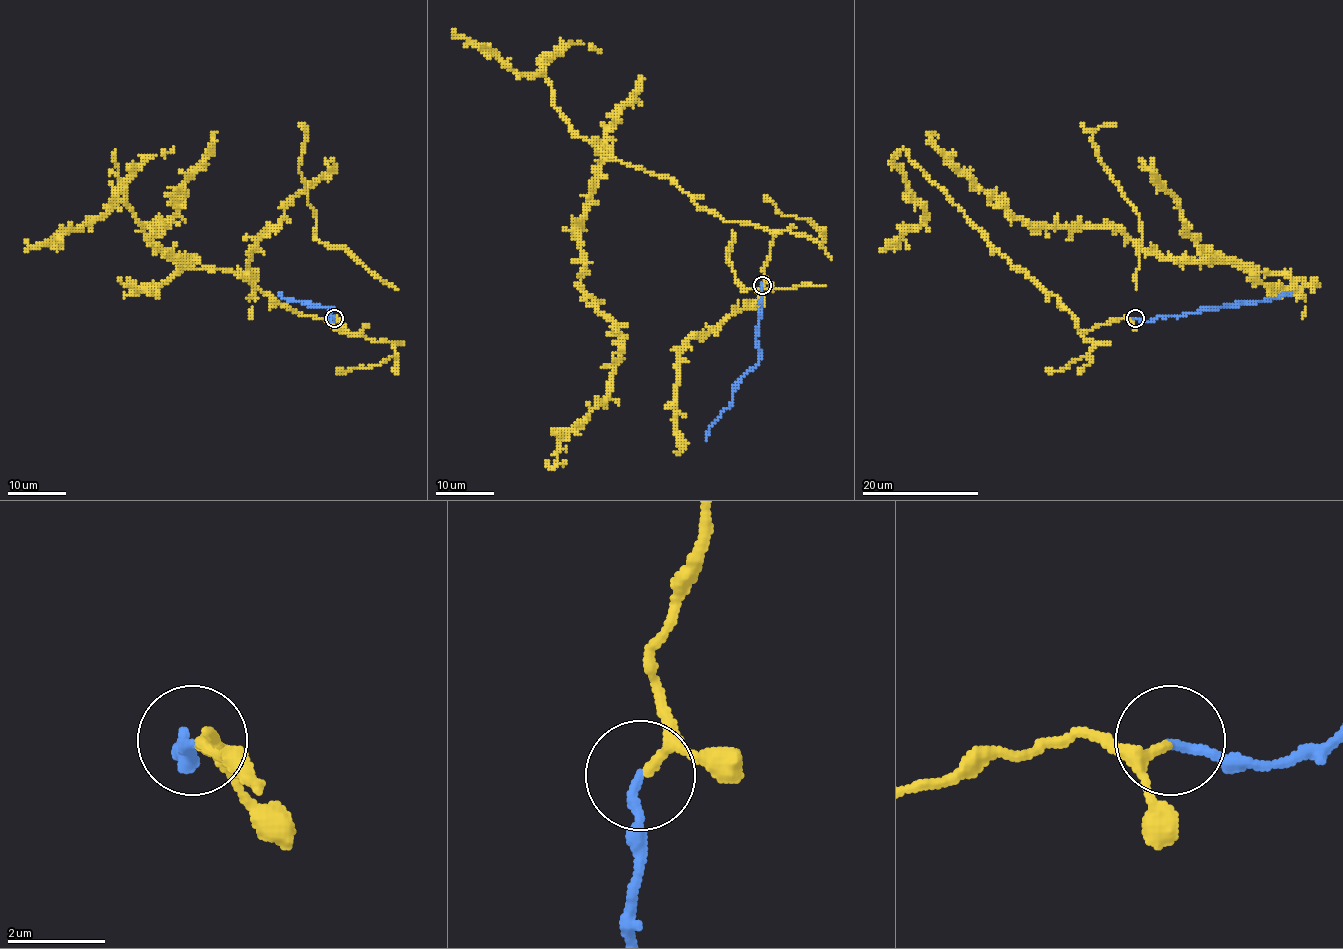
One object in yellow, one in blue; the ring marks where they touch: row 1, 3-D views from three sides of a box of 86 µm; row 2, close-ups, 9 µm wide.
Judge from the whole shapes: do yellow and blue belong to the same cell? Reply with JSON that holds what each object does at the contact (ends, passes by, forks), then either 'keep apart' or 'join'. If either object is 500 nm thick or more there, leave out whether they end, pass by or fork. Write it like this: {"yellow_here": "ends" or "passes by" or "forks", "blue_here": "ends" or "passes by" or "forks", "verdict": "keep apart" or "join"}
{"yellow_here": "passes by", "blue_here": "ends", "verdict": "join"}

